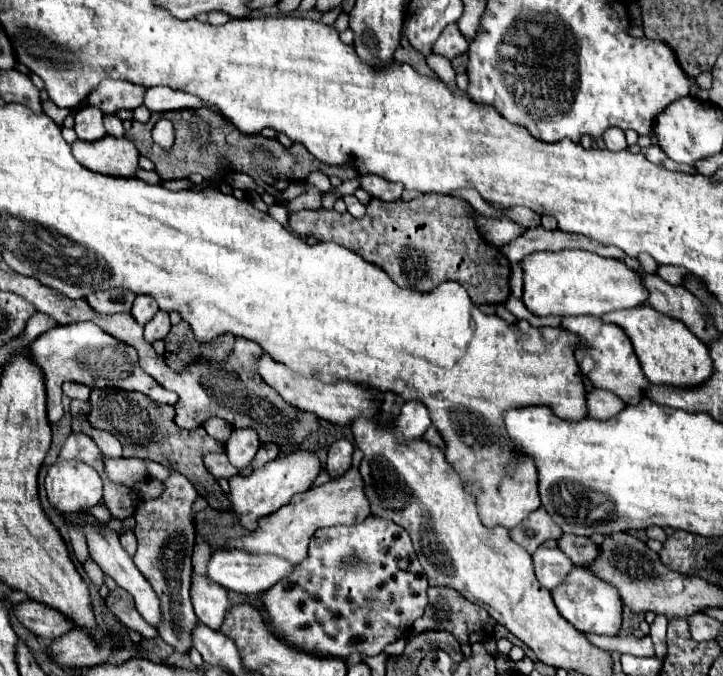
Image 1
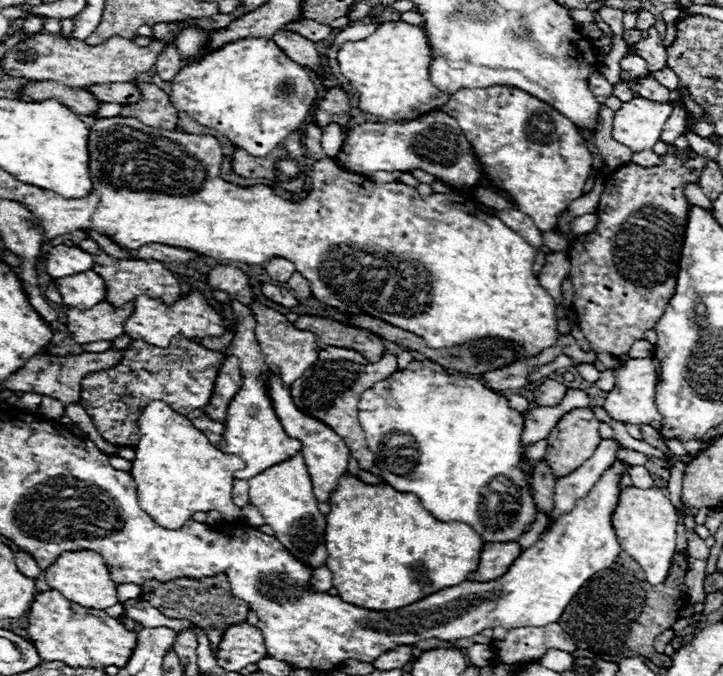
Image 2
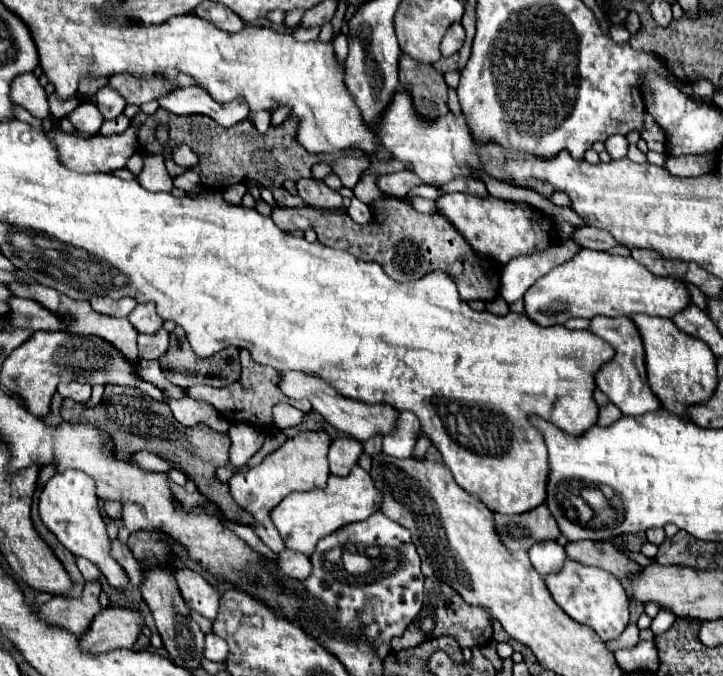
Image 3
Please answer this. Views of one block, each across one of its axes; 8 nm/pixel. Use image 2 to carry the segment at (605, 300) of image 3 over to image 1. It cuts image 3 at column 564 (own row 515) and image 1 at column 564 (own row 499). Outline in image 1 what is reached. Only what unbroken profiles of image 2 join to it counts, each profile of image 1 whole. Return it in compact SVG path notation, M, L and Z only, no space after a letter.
M560 250L560 252L532 252L520 260L522 274L524 274L524 294L522 300L526 308L536 316L602 316L612 310L632 308L644 304L648 292L642 284L638 272L630 270L624 262L602 258L594 252L586 250Z

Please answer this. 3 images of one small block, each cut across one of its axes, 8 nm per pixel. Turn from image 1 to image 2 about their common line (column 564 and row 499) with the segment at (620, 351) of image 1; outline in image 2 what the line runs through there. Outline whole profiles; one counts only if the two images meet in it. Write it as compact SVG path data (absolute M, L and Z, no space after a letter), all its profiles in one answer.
M272 370L270 380L268 380L268 390L270 390L270 398L274 402L274 410L286 430L288 436L296 438L302 442L302 456L304 462L308 466L308 474L312 478L312 486L314 486L314 496L318 498L318 502L328 502L330 494L336 490L338 486L338 478L342 474L348 472L348 458L350 458L350 450L348 446L342 442L342 438L338 438L338 434L334 434L334 430L330 430L324 422L318 422L316 418L306 418L306 414L302 414L292 398L290 398L290 390L282 386L276 370Z

